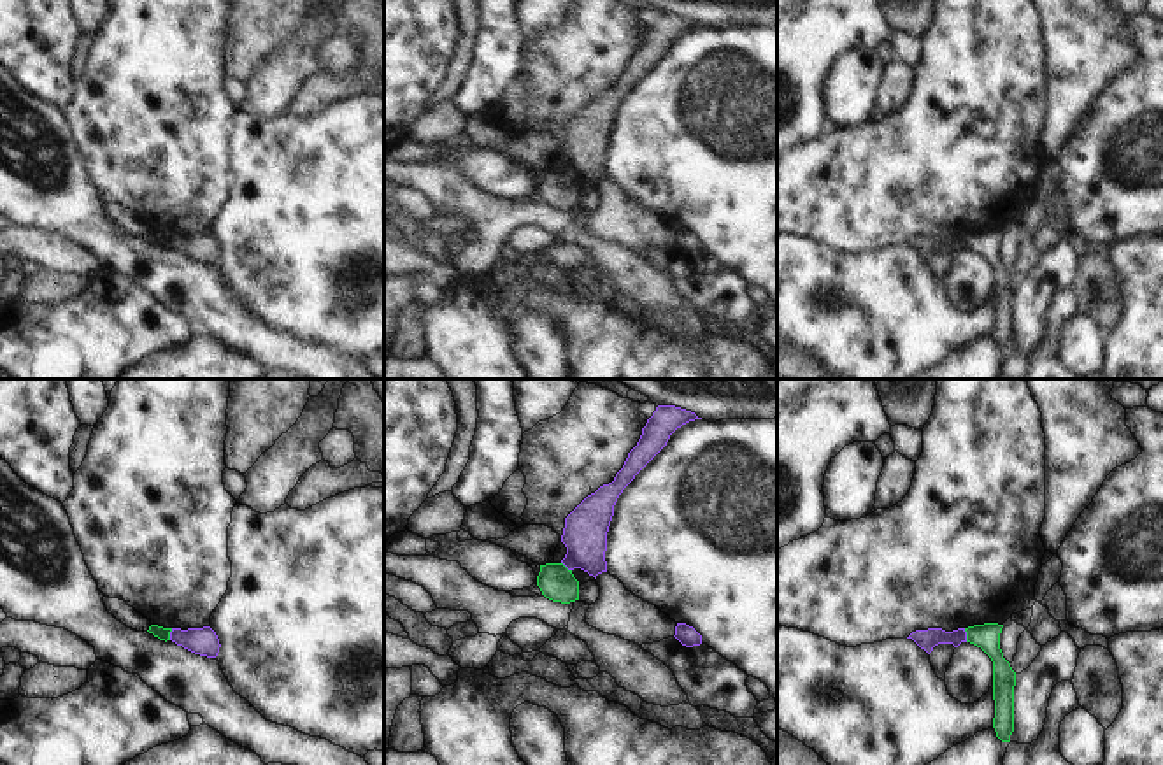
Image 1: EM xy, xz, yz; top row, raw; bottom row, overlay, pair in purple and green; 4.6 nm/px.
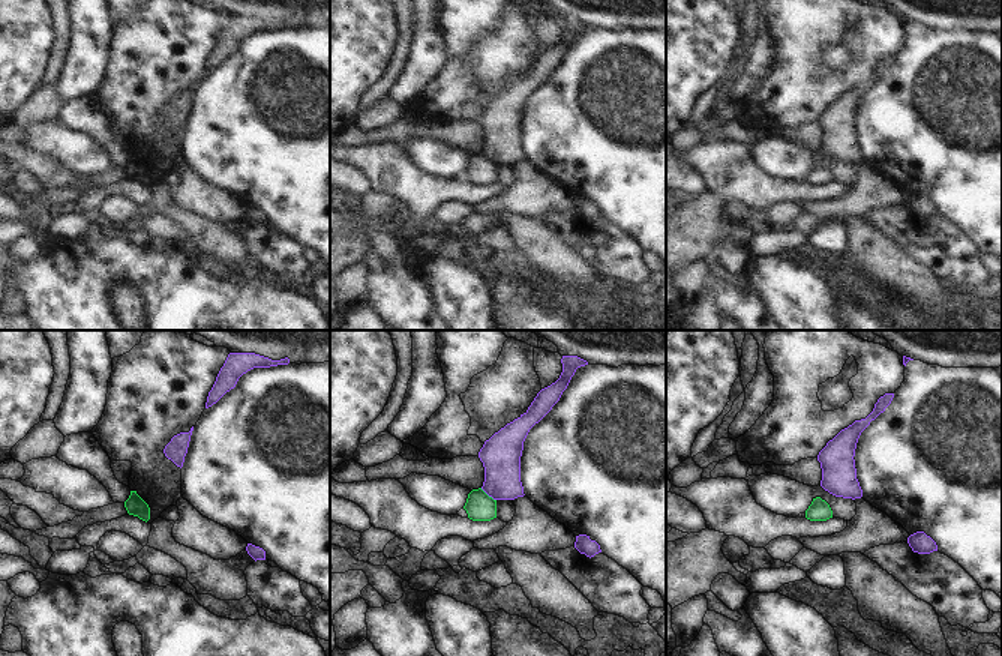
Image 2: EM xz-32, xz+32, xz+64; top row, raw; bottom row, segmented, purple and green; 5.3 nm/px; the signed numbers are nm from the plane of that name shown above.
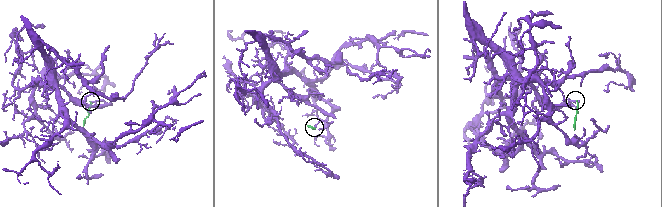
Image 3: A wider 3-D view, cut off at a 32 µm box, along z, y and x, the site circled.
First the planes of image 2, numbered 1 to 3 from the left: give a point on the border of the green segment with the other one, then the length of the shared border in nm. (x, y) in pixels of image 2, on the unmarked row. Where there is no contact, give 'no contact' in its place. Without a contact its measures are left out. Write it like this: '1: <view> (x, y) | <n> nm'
1: no contact
2: xz+32 (488, 158) | 110 nm
3: no contact

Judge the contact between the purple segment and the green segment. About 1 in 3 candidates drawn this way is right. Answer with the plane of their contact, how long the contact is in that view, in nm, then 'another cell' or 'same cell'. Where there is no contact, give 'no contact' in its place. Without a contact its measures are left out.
contact in yz; length 70 nm; another cell

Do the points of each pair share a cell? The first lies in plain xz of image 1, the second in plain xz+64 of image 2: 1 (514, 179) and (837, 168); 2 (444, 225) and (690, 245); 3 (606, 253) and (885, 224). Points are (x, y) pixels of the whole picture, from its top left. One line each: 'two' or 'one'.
1: one
2: one
3: two

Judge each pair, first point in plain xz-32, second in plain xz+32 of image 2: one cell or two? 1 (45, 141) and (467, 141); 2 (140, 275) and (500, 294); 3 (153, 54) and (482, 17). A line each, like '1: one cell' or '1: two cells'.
1: two cells
2: one cell
3: two cells

